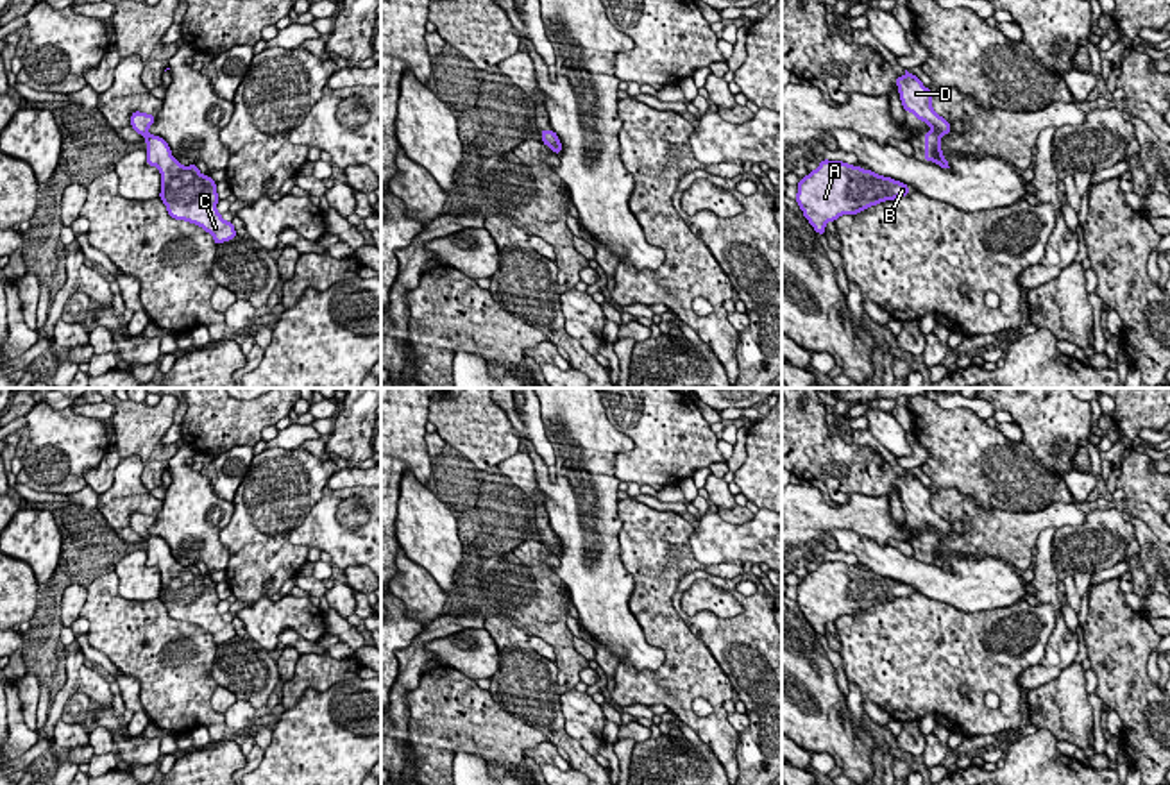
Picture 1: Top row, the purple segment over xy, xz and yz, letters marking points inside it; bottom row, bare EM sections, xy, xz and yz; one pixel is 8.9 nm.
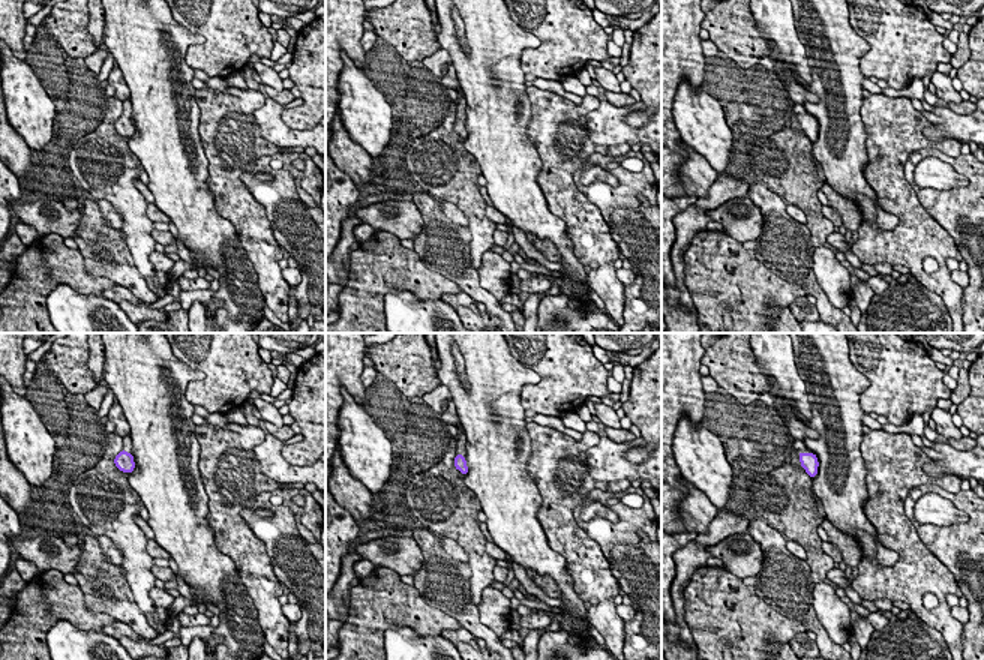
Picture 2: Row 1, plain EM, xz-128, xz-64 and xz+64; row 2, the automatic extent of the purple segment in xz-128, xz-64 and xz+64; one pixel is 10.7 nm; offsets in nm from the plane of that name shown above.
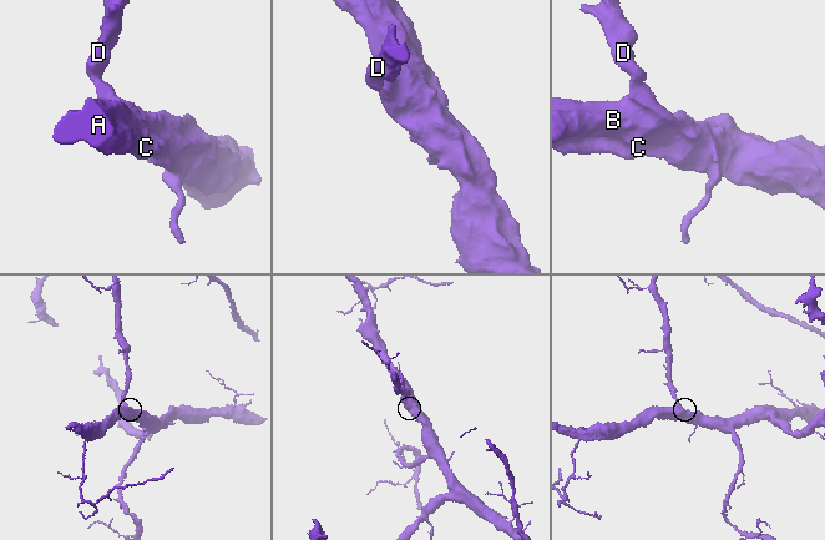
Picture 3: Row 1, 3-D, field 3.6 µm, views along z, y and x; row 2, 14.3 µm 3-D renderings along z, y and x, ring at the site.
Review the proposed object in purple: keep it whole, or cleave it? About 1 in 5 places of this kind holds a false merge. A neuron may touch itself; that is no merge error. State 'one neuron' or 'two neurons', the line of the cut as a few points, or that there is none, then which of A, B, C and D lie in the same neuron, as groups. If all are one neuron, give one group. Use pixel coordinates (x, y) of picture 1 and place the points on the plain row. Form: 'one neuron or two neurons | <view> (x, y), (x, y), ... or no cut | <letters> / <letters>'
one neuron | no cut | A B C D

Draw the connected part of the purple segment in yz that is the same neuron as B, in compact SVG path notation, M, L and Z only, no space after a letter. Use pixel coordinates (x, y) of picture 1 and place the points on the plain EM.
M823 560L796 585L796 603L818 635L843 615L909 595L909 587L844 561Z

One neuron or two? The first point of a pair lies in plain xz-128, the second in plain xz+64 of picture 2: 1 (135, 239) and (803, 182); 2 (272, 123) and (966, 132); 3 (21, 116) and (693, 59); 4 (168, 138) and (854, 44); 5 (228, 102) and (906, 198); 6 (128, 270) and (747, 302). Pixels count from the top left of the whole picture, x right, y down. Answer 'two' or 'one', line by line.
1: one
2: one
3: two
4: one
5: one
6: two

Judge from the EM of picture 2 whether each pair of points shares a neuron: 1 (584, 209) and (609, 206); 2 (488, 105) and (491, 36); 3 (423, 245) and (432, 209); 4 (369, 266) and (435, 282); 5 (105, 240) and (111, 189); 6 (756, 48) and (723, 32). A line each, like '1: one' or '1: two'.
1: two
2: one
3: one
4: one
5: two
6: one

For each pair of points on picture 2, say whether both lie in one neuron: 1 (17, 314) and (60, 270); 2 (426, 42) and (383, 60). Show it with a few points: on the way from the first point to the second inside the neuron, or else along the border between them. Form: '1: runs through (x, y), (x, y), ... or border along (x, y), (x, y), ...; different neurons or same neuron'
1: runs through (27, 303), (50, 281); same neuron
2: border along (377, 35), (410, 62); different neurons

